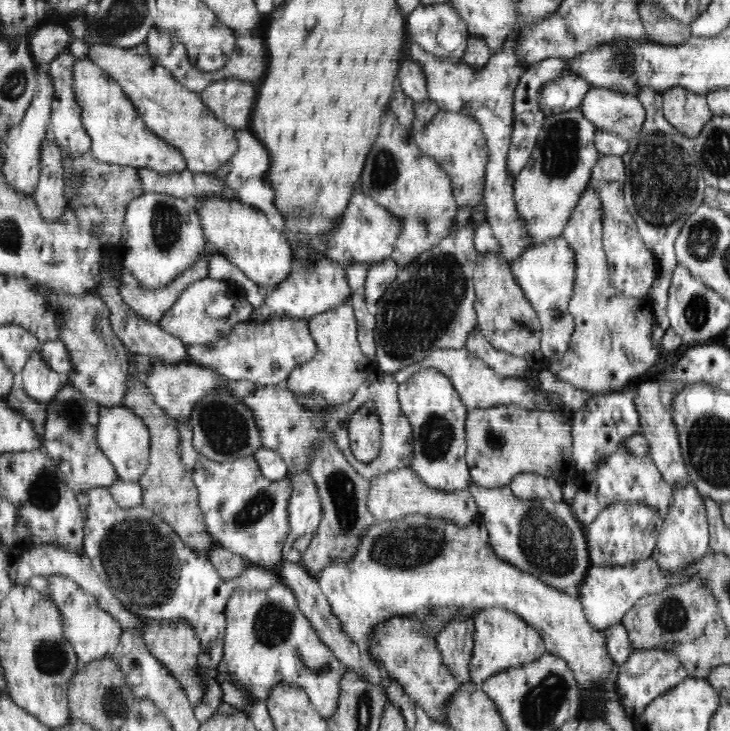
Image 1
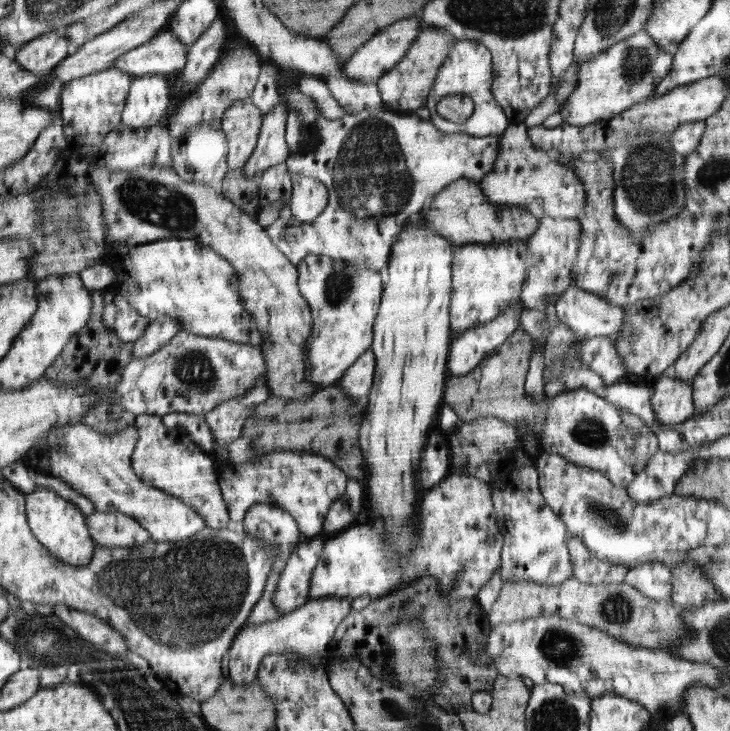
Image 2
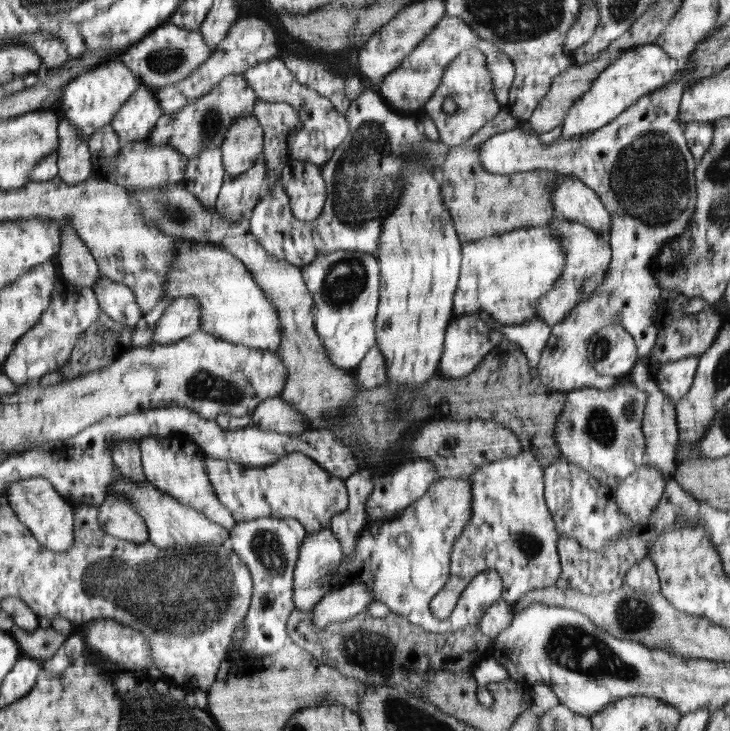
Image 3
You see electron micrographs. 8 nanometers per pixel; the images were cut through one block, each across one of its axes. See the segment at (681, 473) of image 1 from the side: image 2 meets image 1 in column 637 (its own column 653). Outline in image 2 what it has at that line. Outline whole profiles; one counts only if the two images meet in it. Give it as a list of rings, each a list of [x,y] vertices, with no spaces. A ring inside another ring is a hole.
[[[671,373],[664,374],[655,382],[652,390],[652,409],[658,421],[666,427],[682,423],[695,413],[692,384],[674,378]]]

